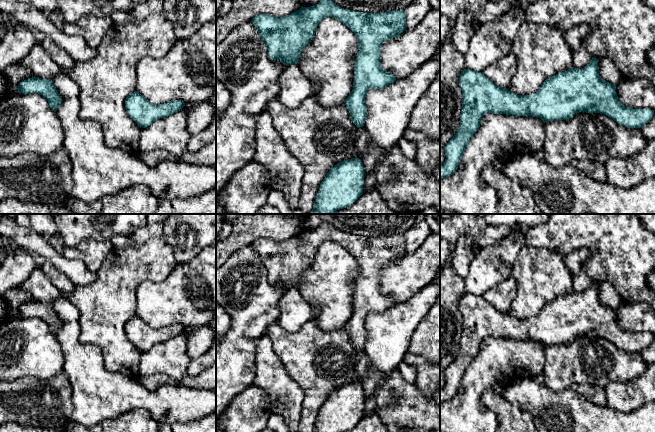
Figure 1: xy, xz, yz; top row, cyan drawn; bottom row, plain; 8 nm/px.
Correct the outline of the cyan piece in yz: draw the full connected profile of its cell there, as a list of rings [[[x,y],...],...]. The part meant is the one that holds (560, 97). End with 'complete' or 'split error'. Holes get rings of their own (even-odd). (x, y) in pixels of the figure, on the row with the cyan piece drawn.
[[[599,59],[592,60],[582,69],[574,67],[565,72],[560,72],[546,79],[540,89],[529,95],[517,95],[490,81],[483,72],[464,69],[459,77],[462,90],[462,110],[460,125],[445,146],[445,162],[440,166],[440,180],[452,175],[458,168],[464,151],[479,129],[482,117],[486,113],[506,114],[516,116],[533,116],[540,118],[543,123],[572,118],[579,112],[604,114],[619,125],[627,128],[642,128],[654,115],[651,109],[633,109],[622,105],[616,93],[616,85],[603,80],[599,76]]]; complete

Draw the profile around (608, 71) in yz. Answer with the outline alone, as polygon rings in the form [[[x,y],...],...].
[[[600,58],[598,62],[598,67],[599,76],[603,80],[615,85],[621,80],[621,73],[610,58]]]

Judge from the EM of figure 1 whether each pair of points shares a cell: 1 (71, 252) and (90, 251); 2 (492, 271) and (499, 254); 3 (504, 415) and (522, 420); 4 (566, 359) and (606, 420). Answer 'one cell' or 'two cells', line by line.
1: one cell
2: one cell
3: one cell
4: two cells

